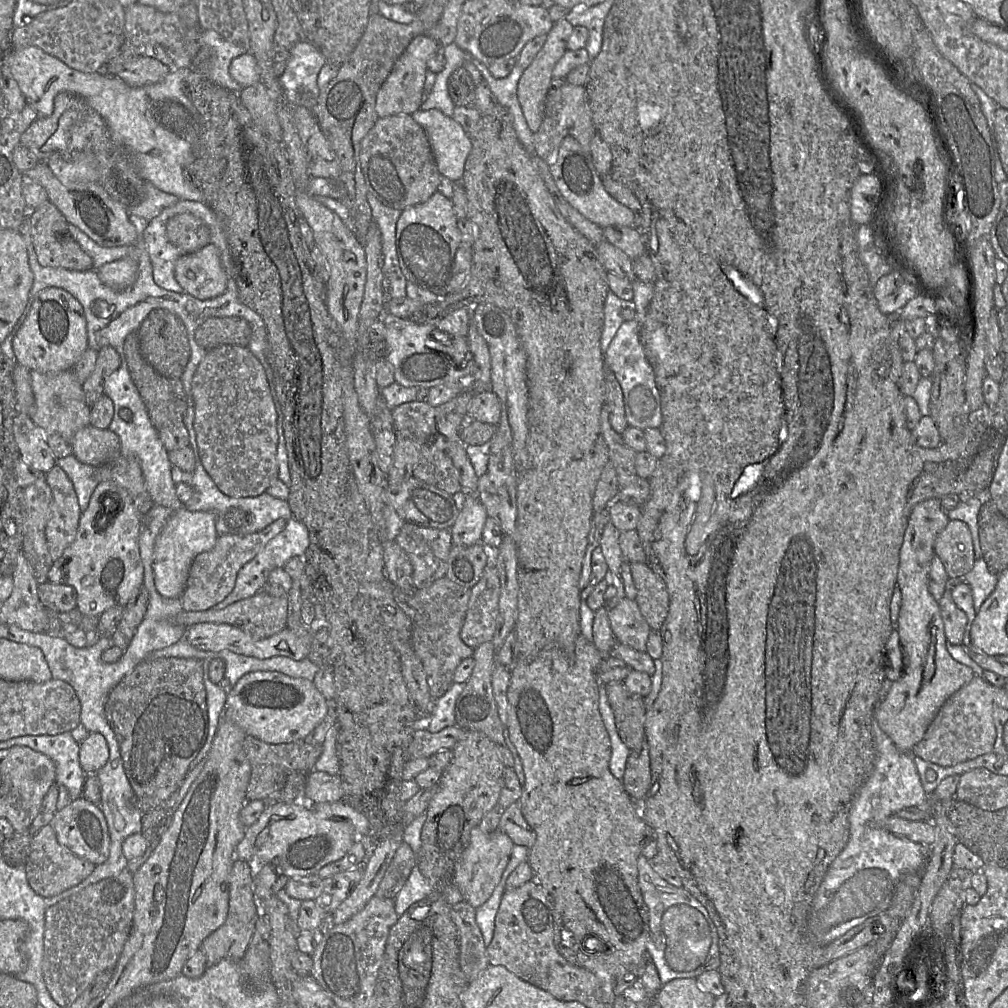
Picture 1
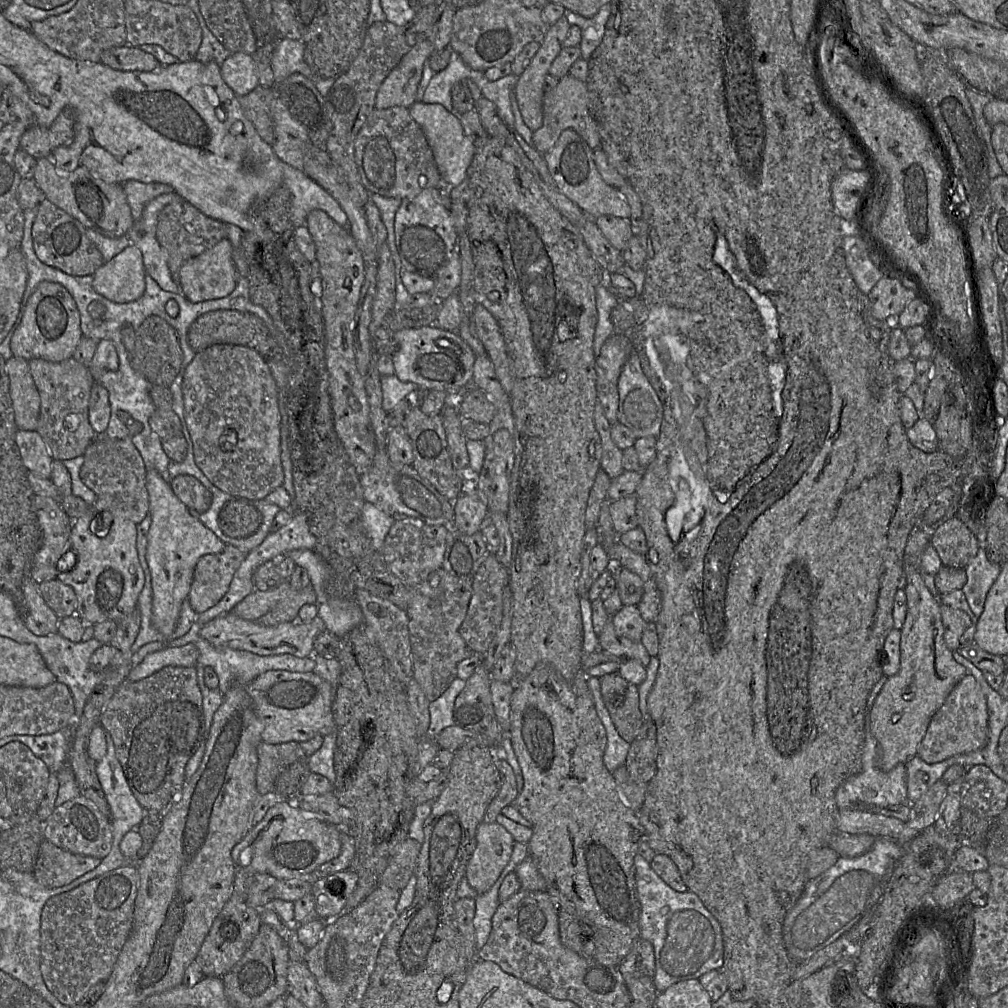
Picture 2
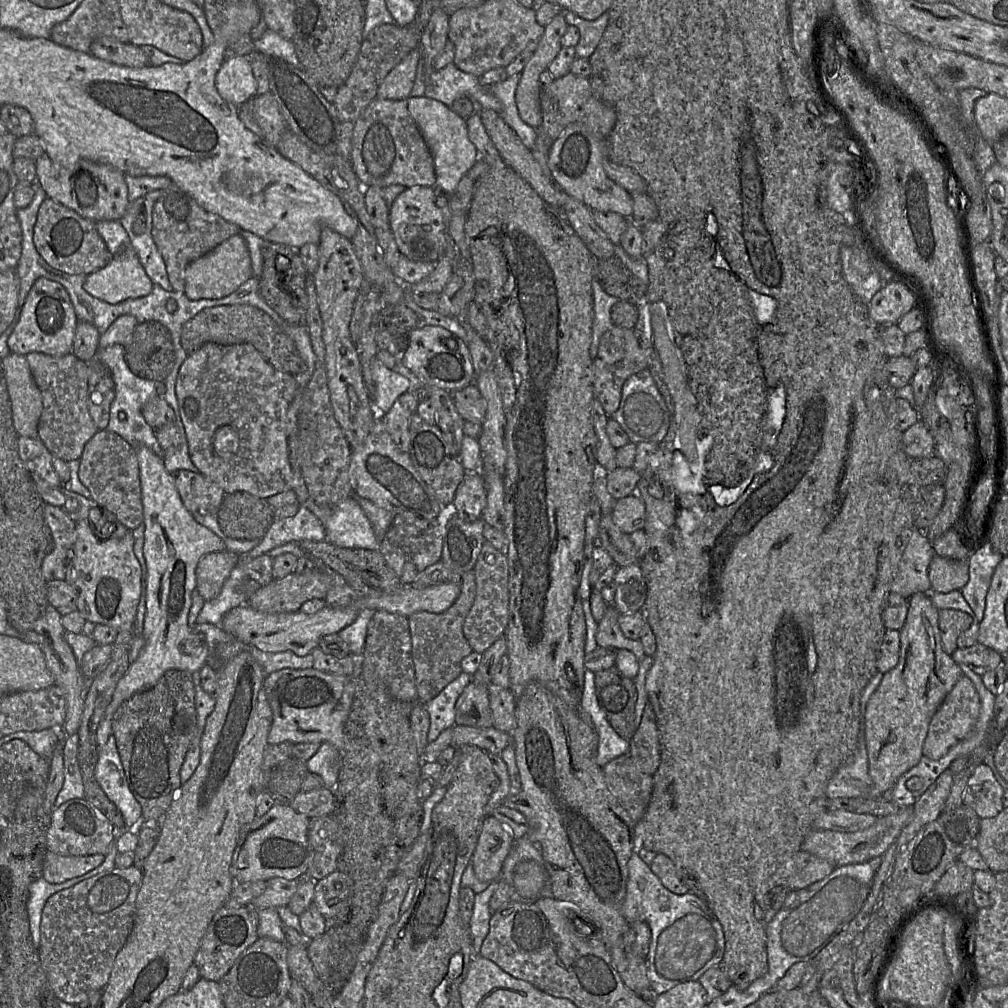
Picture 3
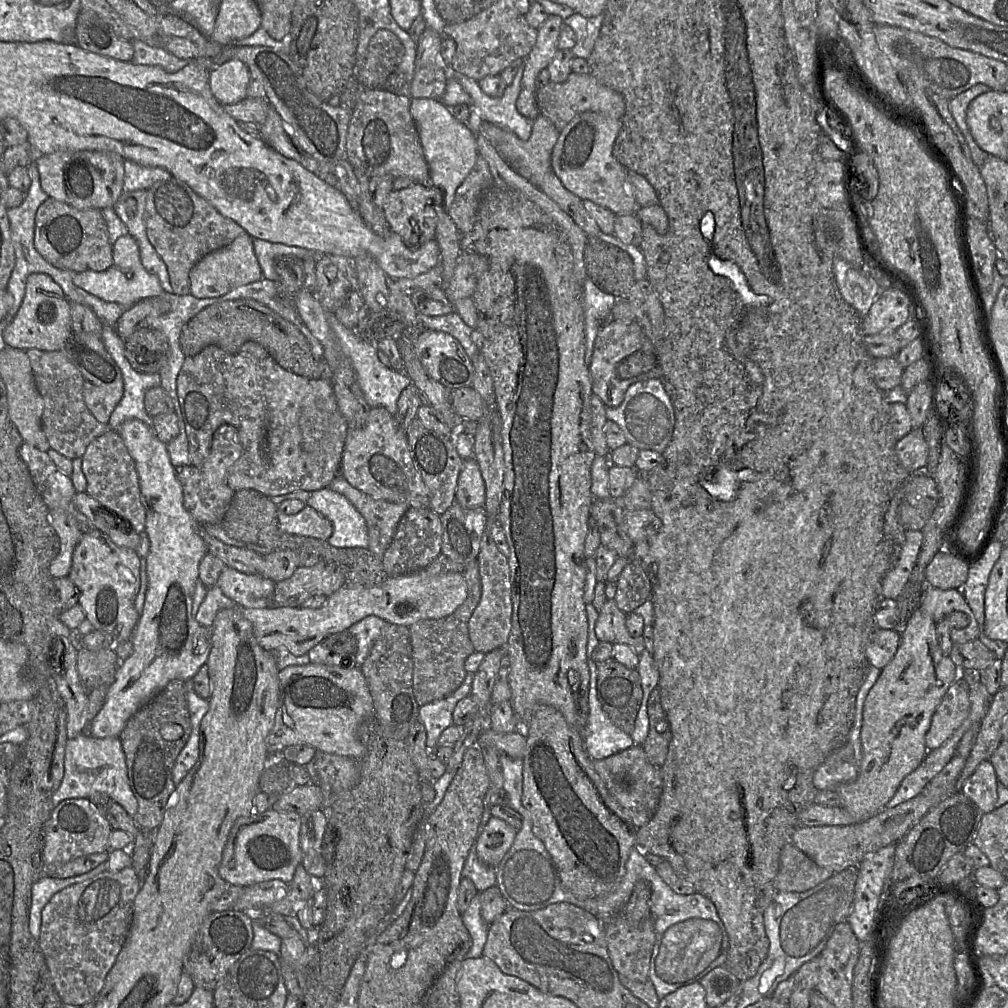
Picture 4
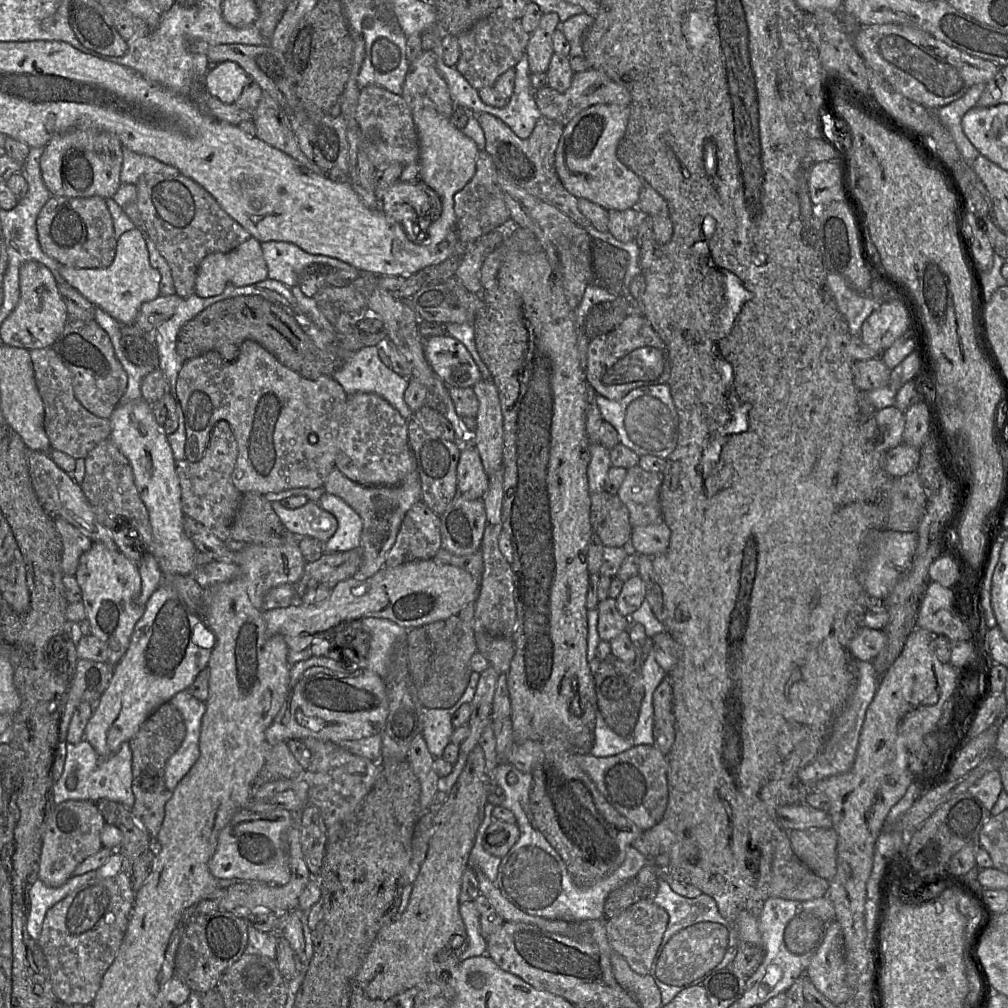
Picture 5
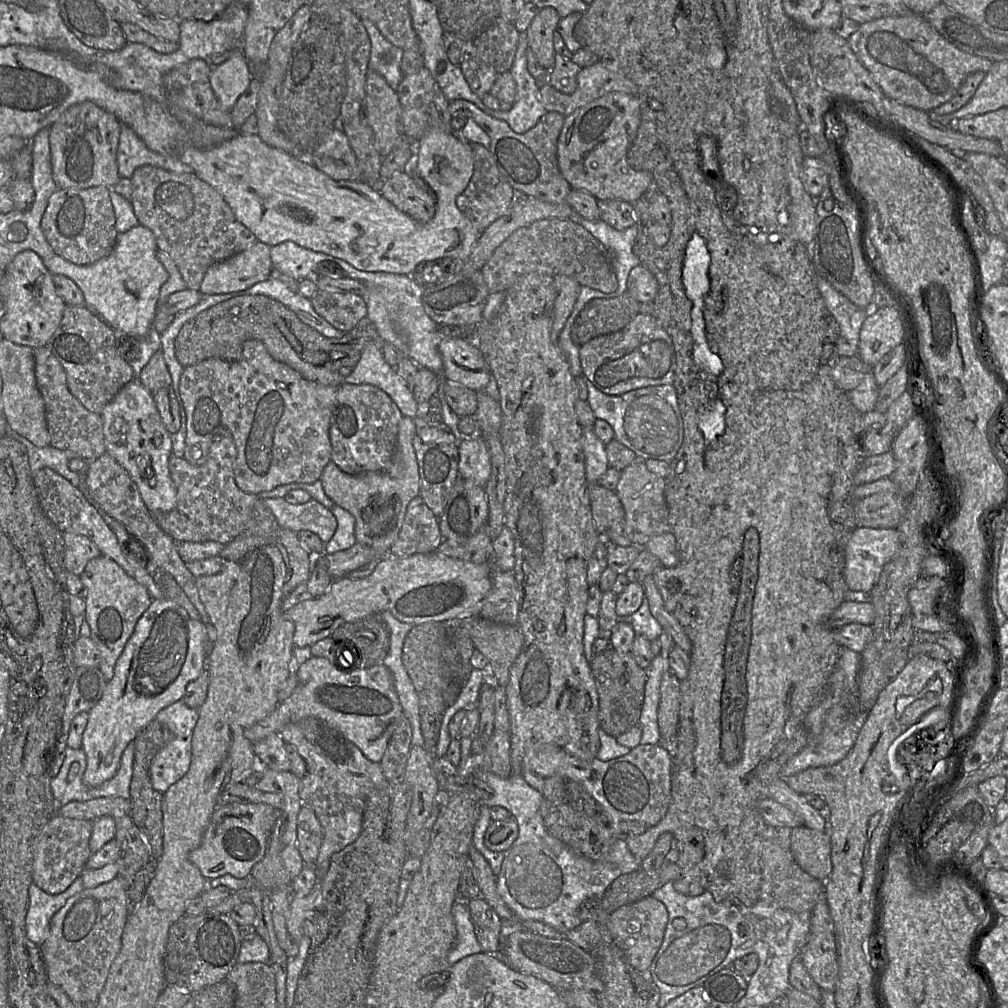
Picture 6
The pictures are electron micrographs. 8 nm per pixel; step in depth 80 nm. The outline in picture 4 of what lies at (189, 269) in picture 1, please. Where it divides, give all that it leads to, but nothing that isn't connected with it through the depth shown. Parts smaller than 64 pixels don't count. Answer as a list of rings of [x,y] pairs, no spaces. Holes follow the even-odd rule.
[[[247,233],[237,237],[229,245],[202,258],[190,271],[190,295],[198,298],[214,298],[262,279],[262,271],[254,252],[253,238]]]

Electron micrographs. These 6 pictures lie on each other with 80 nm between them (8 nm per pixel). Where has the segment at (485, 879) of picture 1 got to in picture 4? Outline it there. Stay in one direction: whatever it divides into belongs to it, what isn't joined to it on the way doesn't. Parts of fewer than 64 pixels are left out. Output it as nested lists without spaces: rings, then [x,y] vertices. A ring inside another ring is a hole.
[[[492,816],[477,838],[478,858],[496,868],[512,846],[517,830],[504,820]]]

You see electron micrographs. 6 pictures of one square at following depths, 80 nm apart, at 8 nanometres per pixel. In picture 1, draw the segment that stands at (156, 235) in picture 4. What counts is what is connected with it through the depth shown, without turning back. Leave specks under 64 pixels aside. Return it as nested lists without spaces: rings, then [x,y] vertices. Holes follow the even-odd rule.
[[[190,213],[172,217],[166,226],[166,236],[181,251],[181,256],[196,252],[210,243],[209,228]]]

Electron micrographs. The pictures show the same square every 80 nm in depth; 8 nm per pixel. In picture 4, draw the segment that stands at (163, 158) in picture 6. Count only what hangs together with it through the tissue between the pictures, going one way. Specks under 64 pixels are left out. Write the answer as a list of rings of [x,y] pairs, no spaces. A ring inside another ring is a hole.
[[[125,160],[123,191],[147,190],[171,177],[172,175],[163,168],[148,167],[131,160]]]

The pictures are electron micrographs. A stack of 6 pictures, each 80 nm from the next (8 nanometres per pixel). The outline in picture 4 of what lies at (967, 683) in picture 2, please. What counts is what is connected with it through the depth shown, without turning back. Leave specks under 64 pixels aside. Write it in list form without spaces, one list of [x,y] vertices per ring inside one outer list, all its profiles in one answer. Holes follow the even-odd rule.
[[[959,676],[947,690],[932,717],[925,736],[928,751],[941,747],[961,727],[969,716],[970,707],[968,684]]]

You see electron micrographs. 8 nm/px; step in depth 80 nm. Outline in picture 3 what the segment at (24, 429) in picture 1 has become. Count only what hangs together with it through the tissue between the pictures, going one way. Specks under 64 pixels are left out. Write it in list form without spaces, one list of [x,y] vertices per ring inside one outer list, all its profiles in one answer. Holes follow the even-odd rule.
[[[18,437],[19,456],[39,487],[60,487],[62,482],[53,467],[53,455],[39,438]]]

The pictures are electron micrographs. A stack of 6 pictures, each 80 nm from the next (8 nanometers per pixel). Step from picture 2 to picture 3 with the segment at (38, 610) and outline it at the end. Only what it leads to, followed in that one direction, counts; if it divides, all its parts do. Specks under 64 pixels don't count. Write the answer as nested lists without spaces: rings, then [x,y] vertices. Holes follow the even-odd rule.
[[[48,605],[42,616],[35,622],[33,630],[45,639],[40,646],[44,655],[46,666],[54,677],[54,684],[61,688],[66,701],[66,714],[63,729],[67,736],[77,734],[81,723],[84,701],[87,693],[85,678],[76,661],[72,648],[64,638],[65,628],[61,623],[62,616],[52,605]]]

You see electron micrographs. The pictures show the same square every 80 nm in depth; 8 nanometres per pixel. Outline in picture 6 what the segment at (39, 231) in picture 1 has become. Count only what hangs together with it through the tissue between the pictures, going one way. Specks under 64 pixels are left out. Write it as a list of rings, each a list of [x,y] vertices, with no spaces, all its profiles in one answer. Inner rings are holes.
[[[107,186],[58,188],[51,195],[41,219],[41,229],[56,255],[77,265],[89,265],[112,252],[118,233],[110,190]]]

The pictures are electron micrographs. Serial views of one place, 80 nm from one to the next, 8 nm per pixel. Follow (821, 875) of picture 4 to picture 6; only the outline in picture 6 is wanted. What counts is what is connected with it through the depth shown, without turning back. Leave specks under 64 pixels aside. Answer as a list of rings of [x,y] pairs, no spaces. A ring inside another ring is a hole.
[[[768,827],[767,846],[763,852],[763,878],[761,900],[796,913],[811,913],[817,900],[824,895],[824,882],[806,871],[796,862],[791,851],[789,827]]]

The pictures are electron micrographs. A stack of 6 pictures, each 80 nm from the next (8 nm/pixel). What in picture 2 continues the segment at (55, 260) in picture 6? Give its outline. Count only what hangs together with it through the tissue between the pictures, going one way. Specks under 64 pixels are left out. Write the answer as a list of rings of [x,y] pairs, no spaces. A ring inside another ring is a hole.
[[[130,244],[93,274],[93,289],[115,303],[139,299],[145,292],[146,271],[140,250]]]

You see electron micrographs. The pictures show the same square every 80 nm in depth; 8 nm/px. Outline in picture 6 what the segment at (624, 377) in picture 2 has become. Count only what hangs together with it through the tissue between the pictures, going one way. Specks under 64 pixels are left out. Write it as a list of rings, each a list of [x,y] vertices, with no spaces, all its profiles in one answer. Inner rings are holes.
[[[588,379],[588,403],[597,419],[607,421],[613,428],[615,439],[632,450],[638,460],[655,459],[670,463],[679,451],[684,439],[684,425],[678,403],[677,391],[671,384],[648,386],[611,396],[602,393]]]

